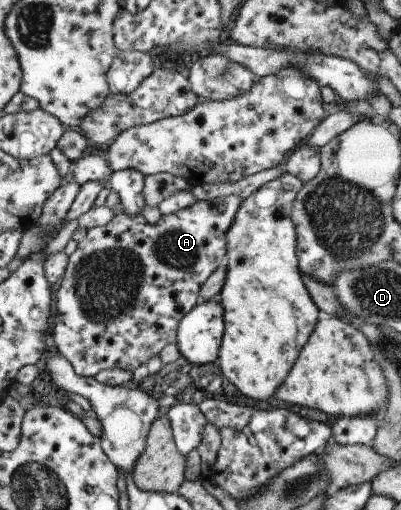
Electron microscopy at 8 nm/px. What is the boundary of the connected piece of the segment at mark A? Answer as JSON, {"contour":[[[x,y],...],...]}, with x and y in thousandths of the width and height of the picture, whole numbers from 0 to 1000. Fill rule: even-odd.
{"contour":[[[566,382],[539,386],[524,394],[496,392],[476,406],[451,410],[436,418],[409,422],[394,439],[374,439],[357,422],[324,422],[314,416],[289,418],[279,435],[259,443],[234,445],[217,453],[212,465],[195,476],[192,488],[172,502],[172,520],[152,551],[152,563],[142,571],[140,612],[135,614],[132,663],[142,686],[165,700],[187,727],[207,739],[232,739],[277,722],[324,724],[337,727],[344,720],[369,716],[374,706],[401,690],[421,675],[441,671],[446,639],[456,633],[466,616],[499,594],[496,573],[506,557],[549,525],[566,510],[566,459],[586,437],[606,392],[599,384]]]}

